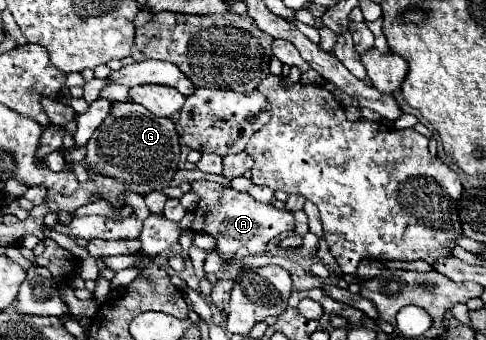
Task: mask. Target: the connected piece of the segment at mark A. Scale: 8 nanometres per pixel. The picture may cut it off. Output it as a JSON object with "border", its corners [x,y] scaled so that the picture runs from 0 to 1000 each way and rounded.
{"border":[[[430,529],[393,535],[393,565],[409,576],[409,594],[397,618],[393,676],[405,688],[430,688],[447,712],[447,735],[455,747],[484,747],[492,729],[508,729],[516,747],[541,747],[549,735],[549,712],[582,682],[607,676],[607,647],[599,624],[574,618],[558,600],[537,600],[521,576],[504,565],[488,565],[475,547],[459,547]]]}

